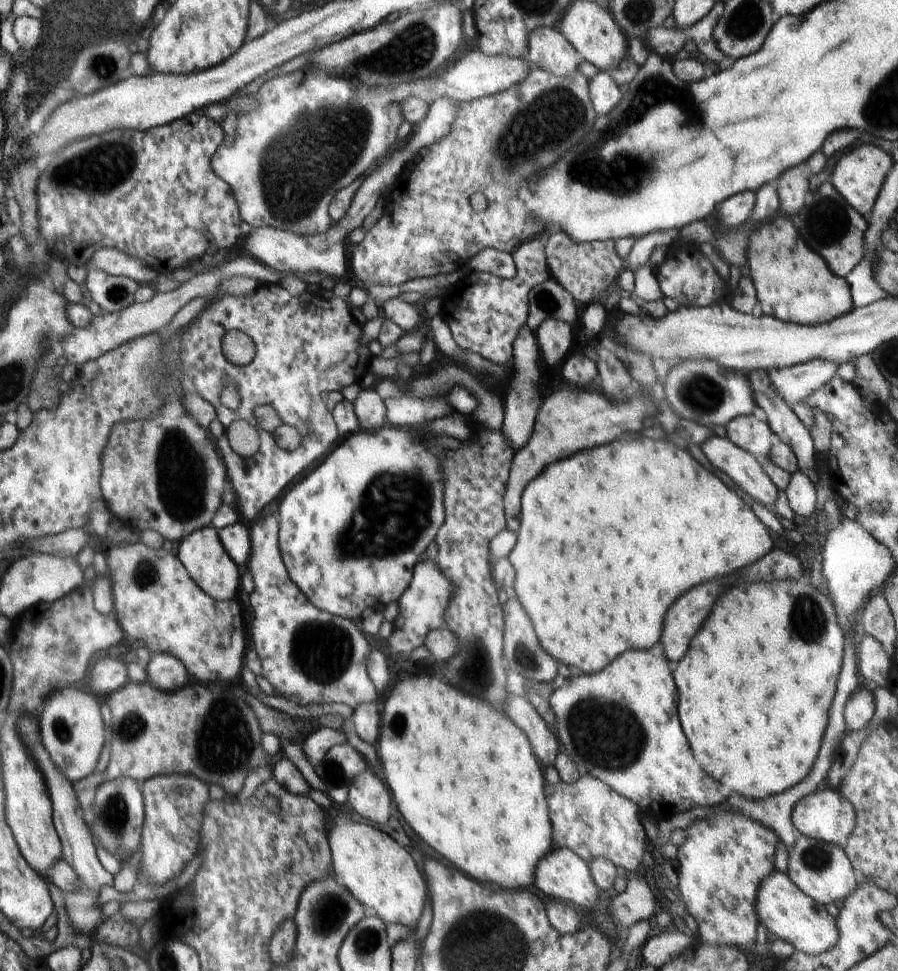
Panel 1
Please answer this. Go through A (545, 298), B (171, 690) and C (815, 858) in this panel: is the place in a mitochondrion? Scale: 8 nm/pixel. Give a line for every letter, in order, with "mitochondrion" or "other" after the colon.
A: mitochondrion
B: other
C: mitochondrion

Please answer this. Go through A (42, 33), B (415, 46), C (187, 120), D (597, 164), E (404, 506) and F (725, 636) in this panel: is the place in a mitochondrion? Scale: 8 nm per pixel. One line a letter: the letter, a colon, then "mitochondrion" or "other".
A: other
B: mitochondrion
C: other
D: mitochondrion
E: mitochondrion
F: other

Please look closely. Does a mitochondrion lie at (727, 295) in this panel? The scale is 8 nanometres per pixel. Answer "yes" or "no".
no

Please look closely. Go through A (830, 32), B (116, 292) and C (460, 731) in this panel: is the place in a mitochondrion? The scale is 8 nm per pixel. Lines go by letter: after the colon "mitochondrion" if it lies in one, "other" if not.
A: other
B: mitochondrion
C: other

